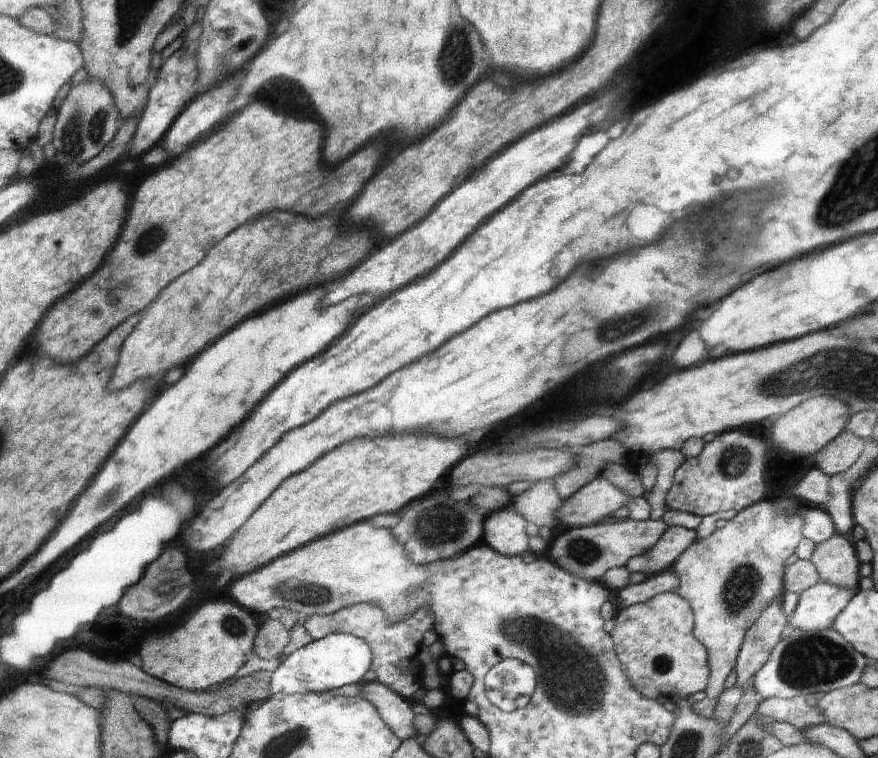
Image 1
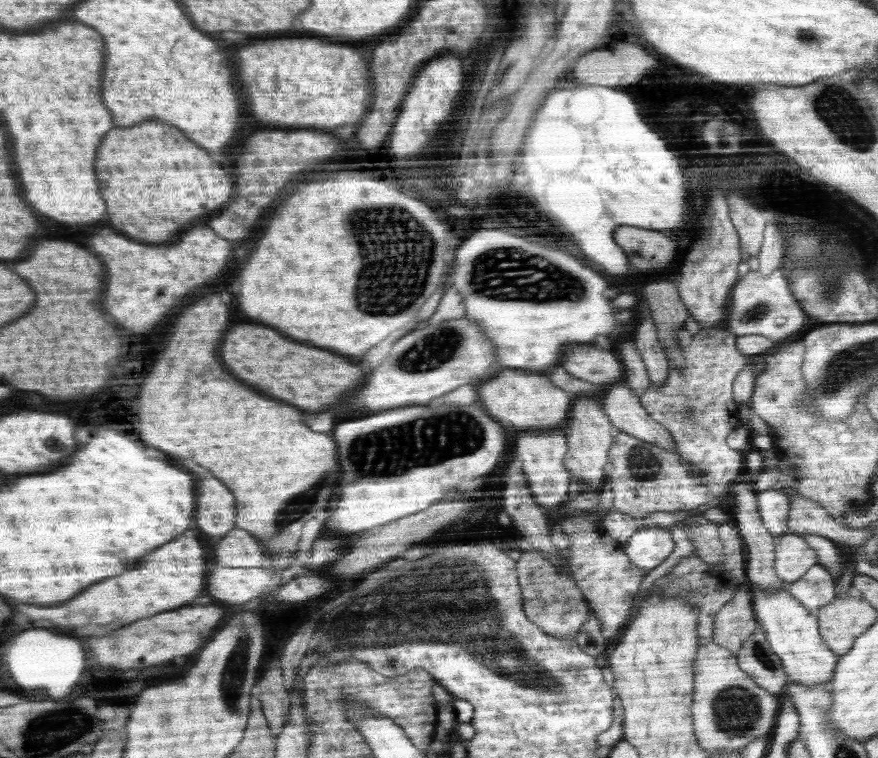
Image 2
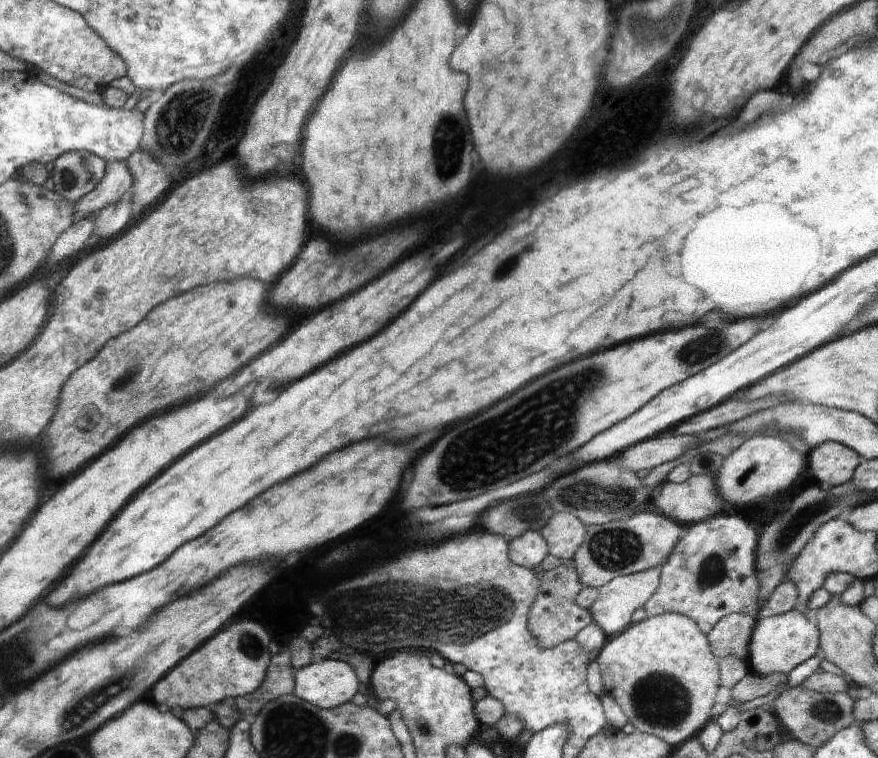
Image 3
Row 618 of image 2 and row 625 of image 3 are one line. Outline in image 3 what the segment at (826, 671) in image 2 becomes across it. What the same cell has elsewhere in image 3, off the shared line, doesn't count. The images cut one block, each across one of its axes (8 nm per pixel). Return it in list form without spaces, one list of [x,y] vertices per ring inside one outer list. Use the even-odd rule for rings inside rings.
[[[794,608],[779,615],[756,618],[747,659],[751,672],[758,675],[789,673],[795,666],[816,654],[820,654],[820,630],[809,613]]]

